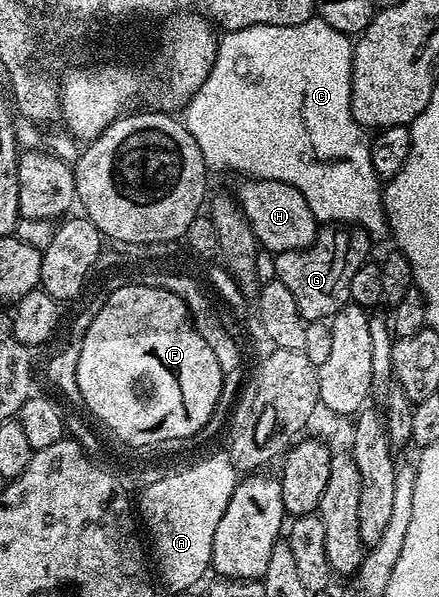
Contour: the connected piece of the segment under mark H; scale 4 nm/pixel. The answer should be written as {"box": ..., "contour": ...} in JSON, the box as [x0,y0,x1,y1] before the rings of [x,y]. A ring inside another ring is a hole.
{"box":[235,179,317,252],"contour":[[[242,179],[242,184],[235,191],[236,201],[241,206],[241,213],[249,220],[251,230],[255,234],[258,245],[262,249],[279,252],[299,252],[309,247],[313,239],[317,236],[315,229],[315,219],[312,210],[306,207],[304,196],[301,192],[291,190],[288,184],[278,184],[276,182],[260,182],[254,179]]]}

